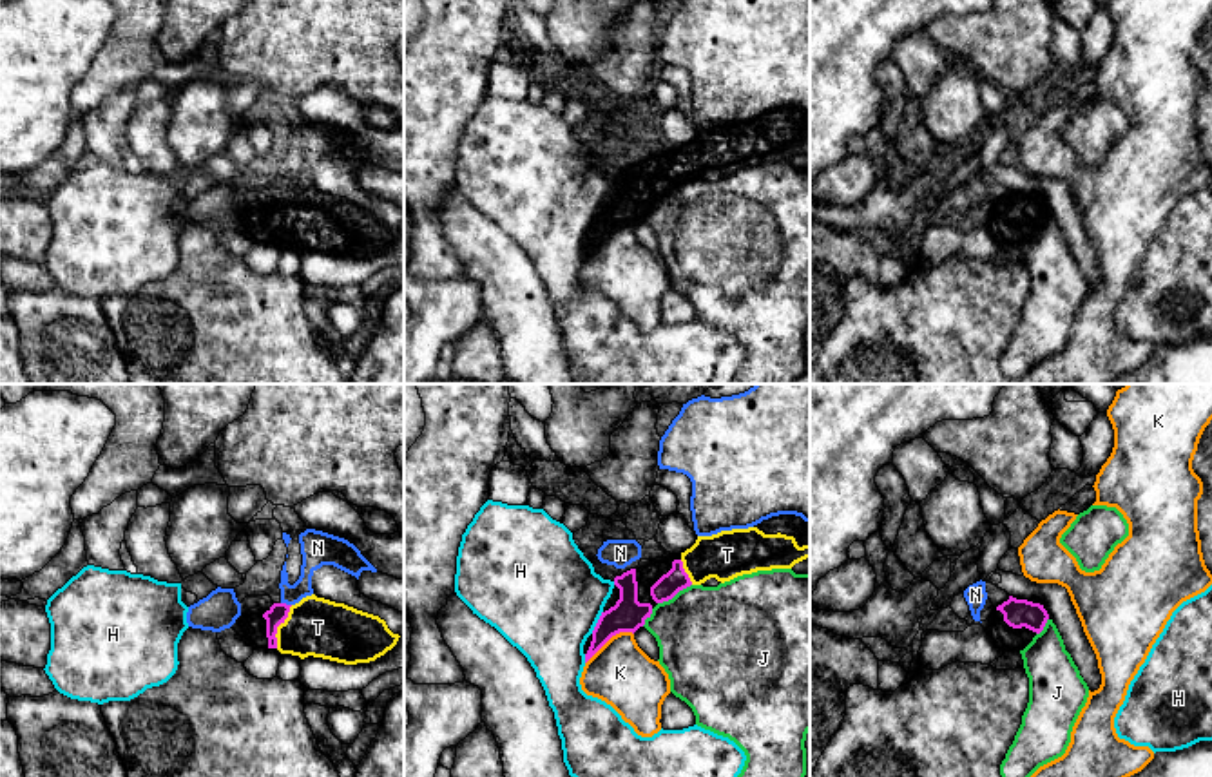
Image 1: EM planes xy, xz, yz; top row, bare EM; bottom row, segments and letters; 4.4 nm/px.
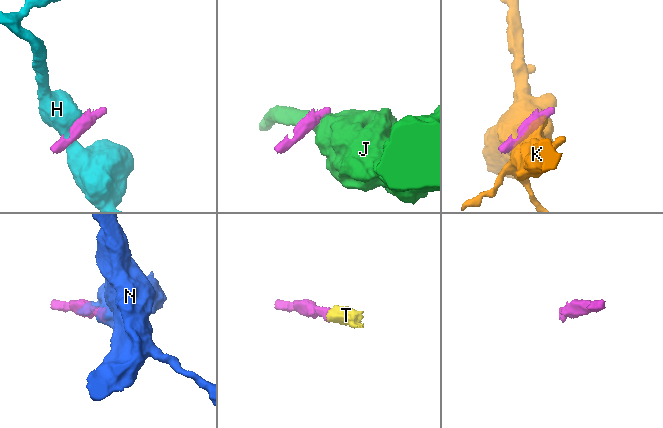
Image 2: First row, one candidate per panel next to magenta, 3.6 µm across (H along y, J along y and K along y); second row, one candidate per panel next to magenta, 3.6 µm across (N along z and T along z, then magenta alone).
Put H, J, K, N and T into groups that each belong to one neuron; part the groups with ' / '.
H / J / K / N / T

